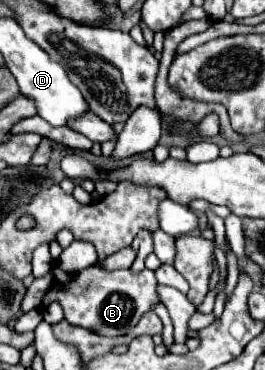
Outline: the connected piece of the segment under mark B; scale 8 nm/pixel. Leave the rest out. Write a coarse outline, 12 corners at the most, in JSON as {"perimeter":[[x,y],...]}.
{"perimeter":[[53,265],[21,309],[57,301],[71,325],[103,337],[135,327],[155,303],[149,269]]}

